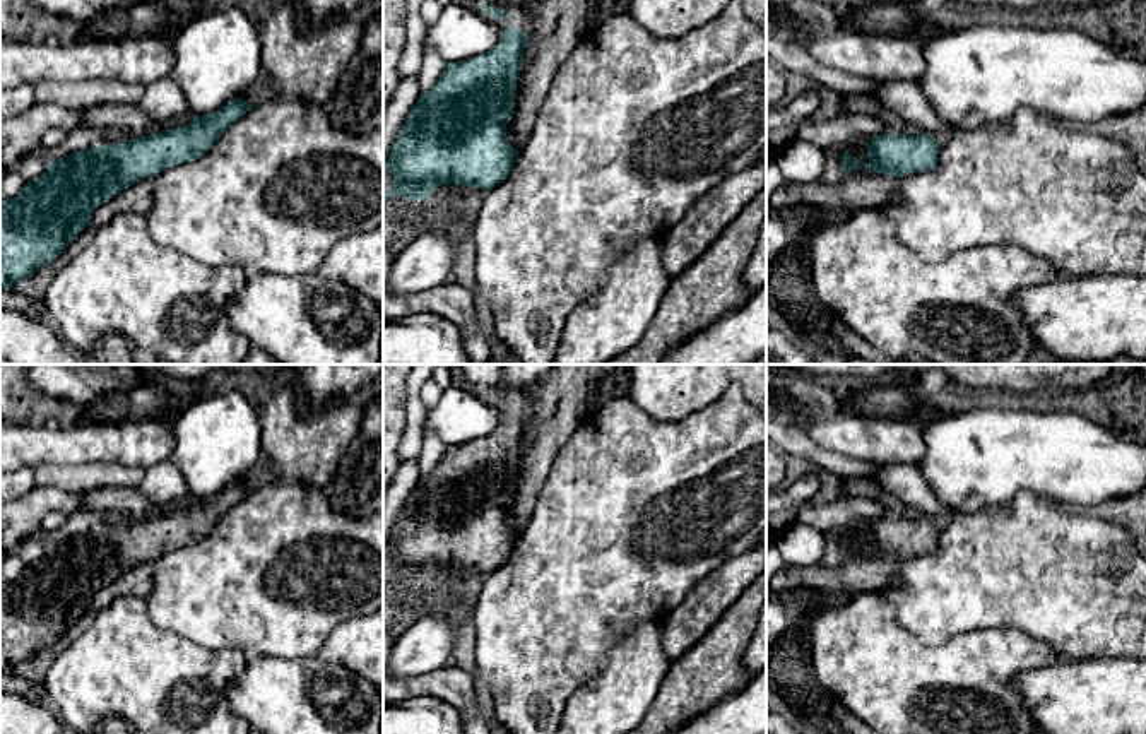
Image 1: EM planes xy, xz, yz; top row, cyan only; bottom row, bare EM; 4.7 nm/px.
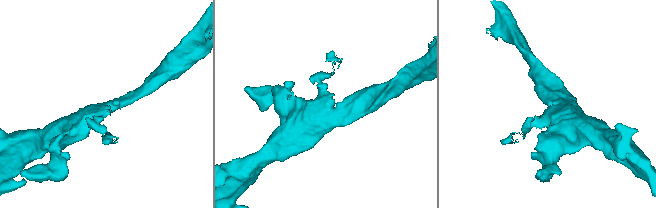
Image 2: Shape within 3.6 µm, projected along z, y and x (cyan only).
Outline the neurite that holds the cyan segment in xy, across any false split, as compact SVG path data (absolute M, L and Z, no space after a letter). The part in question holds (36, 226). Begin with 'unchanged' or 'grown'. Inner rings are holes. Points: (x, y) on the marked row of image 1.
unchanged; M236 98L217 111L195 116L185 127L128 142L96 145L48 164L46 171L38 180L27 181L17 197L2 202L0 289L14 287L19 281L55 262L68 243L91 224L94 210L121 190L142 178L154 178L164 169L204 156L250 108L248 101Z

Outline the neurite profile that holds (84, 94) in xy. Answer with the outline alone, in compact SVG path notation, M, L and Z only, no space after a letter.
M89 79L79 82L41 80L36 84L36 101L87 111L113 103L139 103L144 91L145 86L142 84L116 79Z

